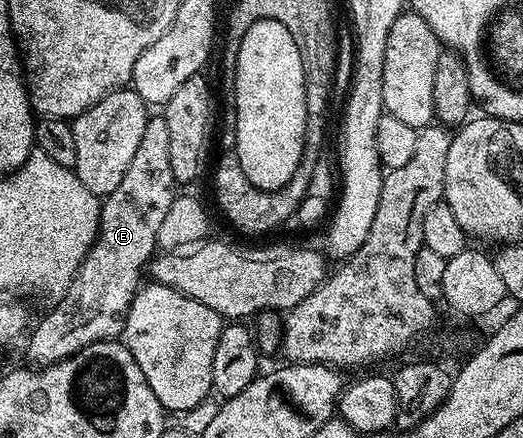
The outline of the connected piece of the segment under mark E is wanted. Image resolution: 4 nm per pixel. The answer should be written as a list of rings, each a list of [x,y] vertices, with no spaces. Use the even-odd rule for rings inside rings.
[[[155,114],[147,121],[141,142],[137,145],[137,154],[133,154],[133,162],[129,162],[129,170],[125,170],[125,178],[121,178],[121,183],[117,185],[117,190],[113,190],[113,194],[102,197],[99,205],[99,232],[93,246],[87,251],[87,257],[69,282],[67,292],[58,302],[48,307],[51,309],[40,318],[36,328],[34,325],[30,329],[26,337],[27,356],[31,359],[28,361],[32,365],[56,364],[93,342],[122,337],[127,311],[141,287],[139,275],[142,272],[144,275],[149,261],[156,255],[161,222],[165,222],[165,214],[169,214],[169,206],[173,206],[175,201],[177,192],[171,187],[176,187],[176,184],[172,167],[169,166],[169,126],[165,126],[162,114]]]

